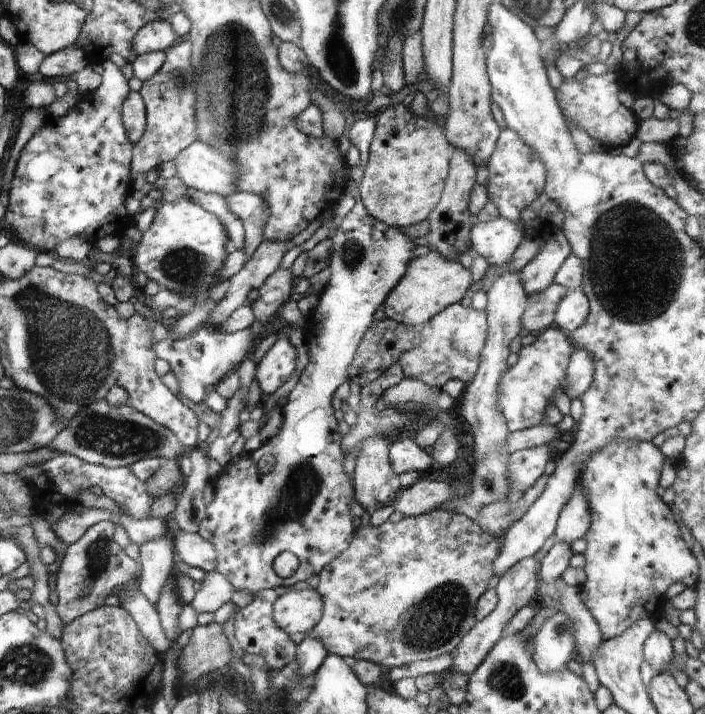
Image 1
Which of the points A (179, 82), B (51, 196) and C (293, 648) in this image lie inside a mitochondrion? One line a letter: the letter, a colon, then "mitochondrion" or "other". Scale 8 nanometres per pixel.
A: mitochondrion
B: mitochondrion
C: other

